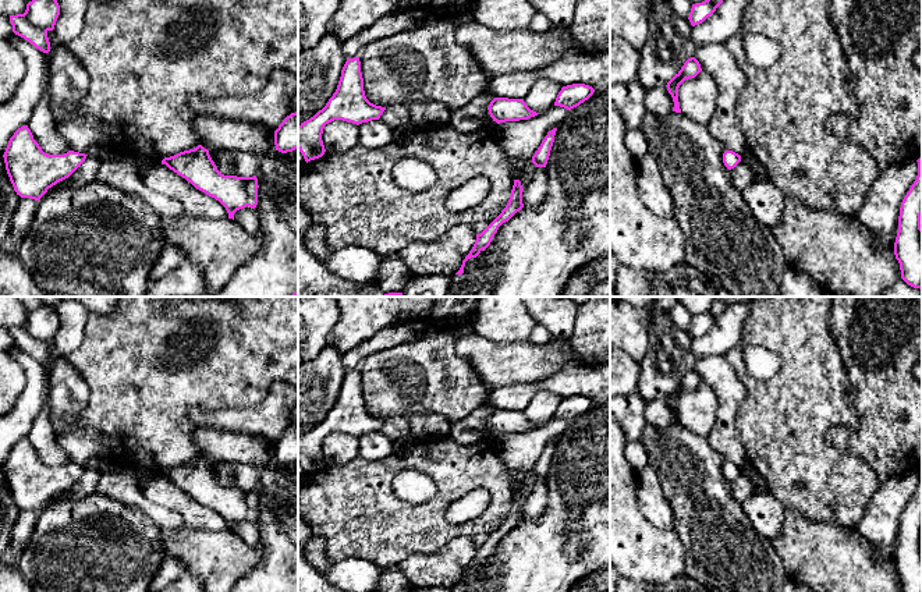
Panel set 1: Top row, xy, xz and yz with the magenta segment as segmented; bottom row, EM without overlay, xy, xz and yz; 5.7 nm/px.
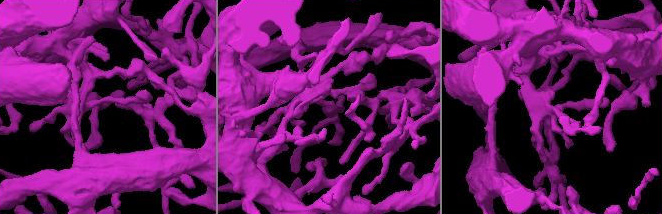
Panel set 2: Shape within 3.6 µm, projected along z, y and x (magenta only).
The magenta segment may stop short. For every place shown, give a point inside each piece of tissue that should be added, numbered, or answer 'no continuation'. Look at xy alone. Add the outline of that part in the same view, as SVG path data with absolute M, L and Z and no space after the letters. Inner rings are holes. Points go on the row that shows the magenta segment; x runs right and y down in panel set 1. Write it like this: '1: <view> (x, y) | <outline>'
1: xy (87, 172) | M88 155L85 162L68 177L68 185L79 188L95 181L102 157Z

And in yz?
1: yz (743, 176) | M742 157L741 162L730 170L730 173L734 180L734 185L740 192L742 192L753 180L753 173Z

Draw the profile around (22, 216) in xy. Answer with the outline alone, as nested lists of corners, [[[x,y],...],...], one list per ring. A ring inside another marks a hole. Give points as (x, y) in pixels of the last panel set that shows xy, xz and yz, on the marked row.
[[[19,198],[17,209],[11,217],[11,230],[4,245],[4,251],[13,258],[18,258],[17,252],[25,238],[29,226],[36,215],[38,201],[31,198]]]

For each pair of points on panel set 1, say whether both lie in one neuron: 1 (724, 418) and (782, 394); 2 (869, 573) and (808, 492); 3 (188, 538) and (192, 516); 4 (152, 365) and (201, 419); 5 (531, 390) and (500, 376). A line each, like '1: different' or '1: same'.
1: different
2: different
3: different
4: different
5: different

